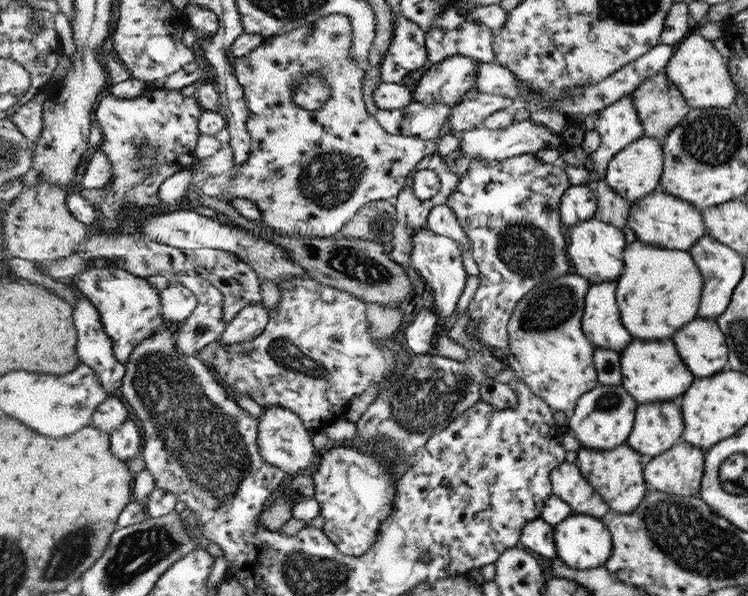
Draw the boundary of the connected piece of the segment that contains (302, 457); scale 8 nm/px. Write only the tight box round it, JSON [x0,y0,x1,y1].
[257,405,316,472]

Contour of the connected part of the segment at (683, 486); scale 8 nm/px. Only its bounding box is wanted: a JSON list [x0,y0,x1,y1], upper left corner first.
[644,439,705,496]

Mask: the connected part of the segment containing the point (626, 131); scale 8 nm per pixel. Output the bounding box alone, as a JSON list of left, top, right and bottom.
[590,95,643,180]

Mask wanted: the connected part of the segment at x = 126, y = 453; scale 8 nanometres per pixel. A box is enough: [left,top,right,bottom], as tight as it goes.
[111,416,145,460]

